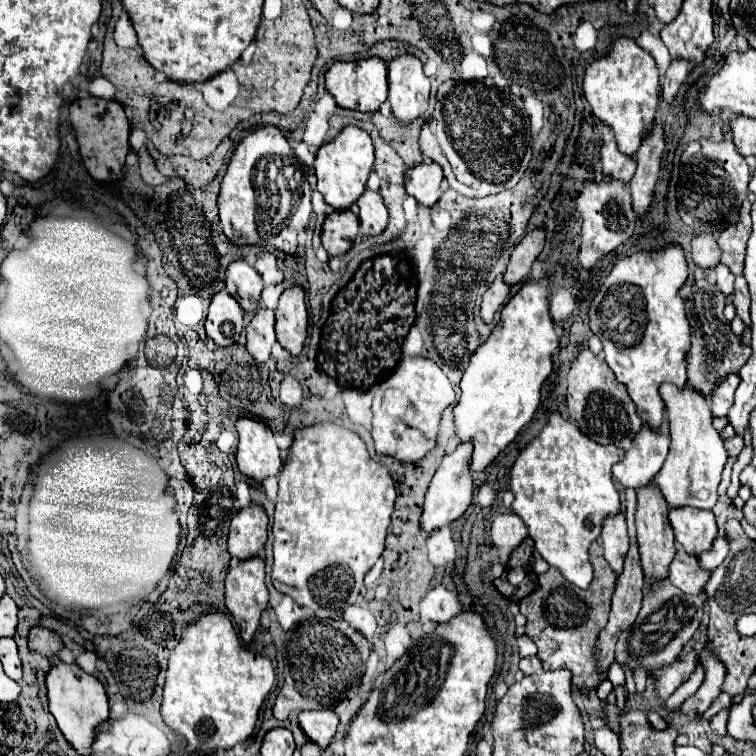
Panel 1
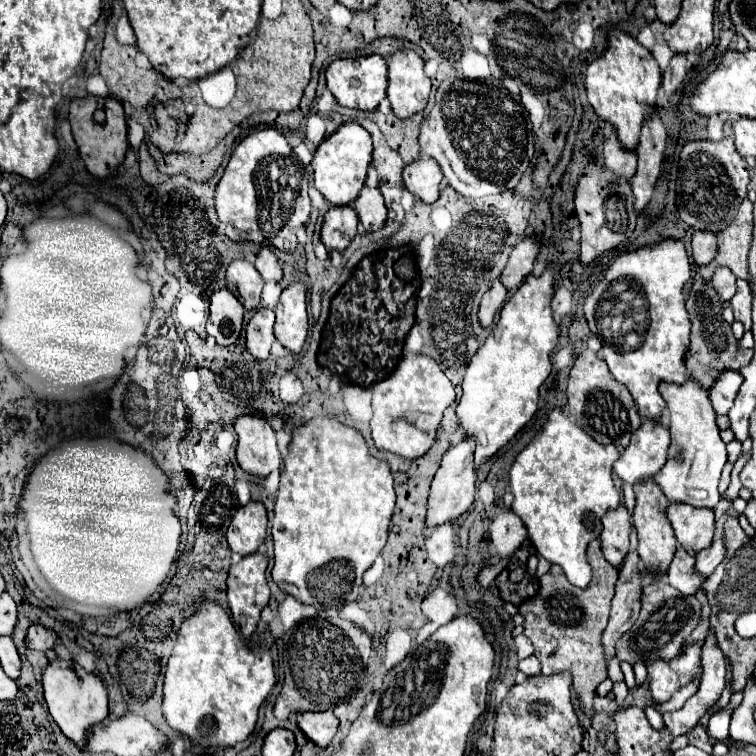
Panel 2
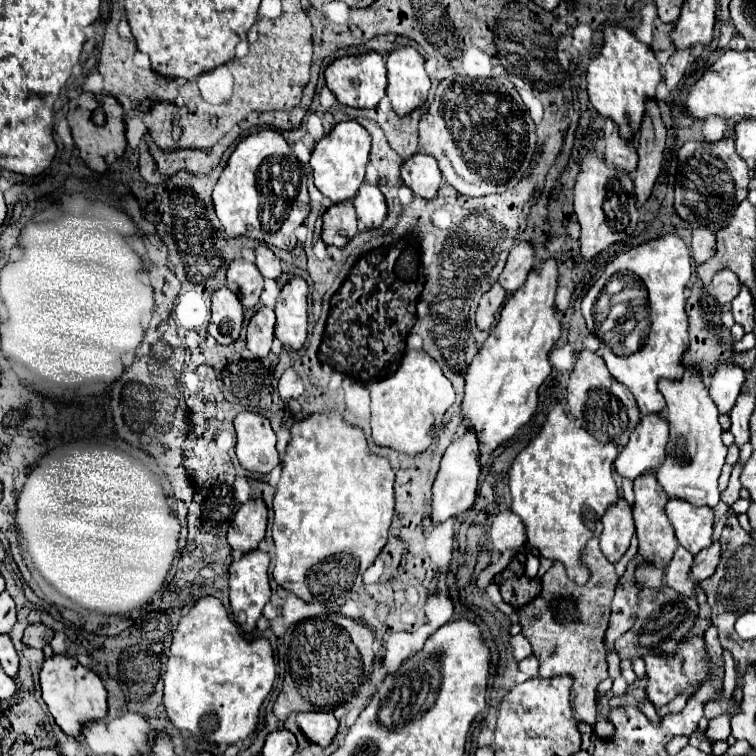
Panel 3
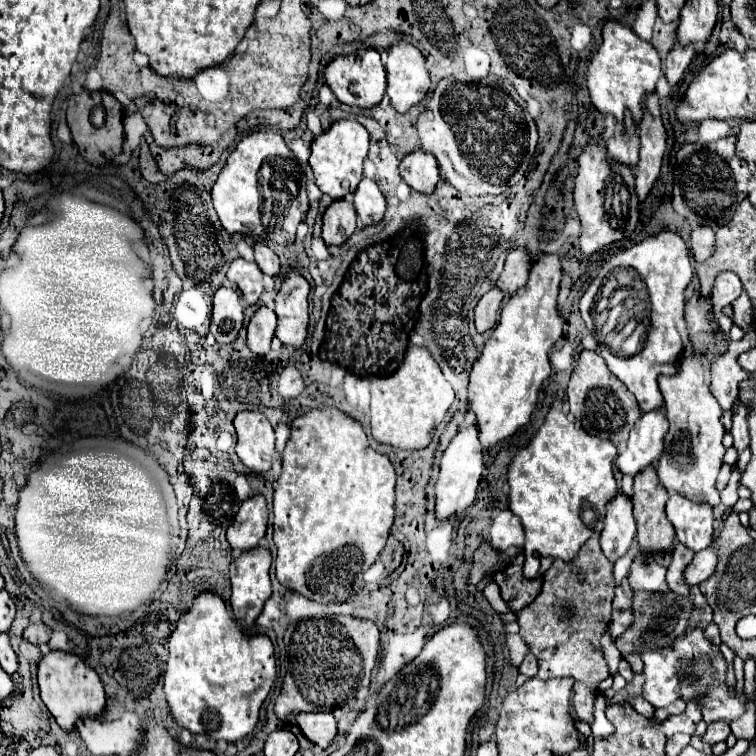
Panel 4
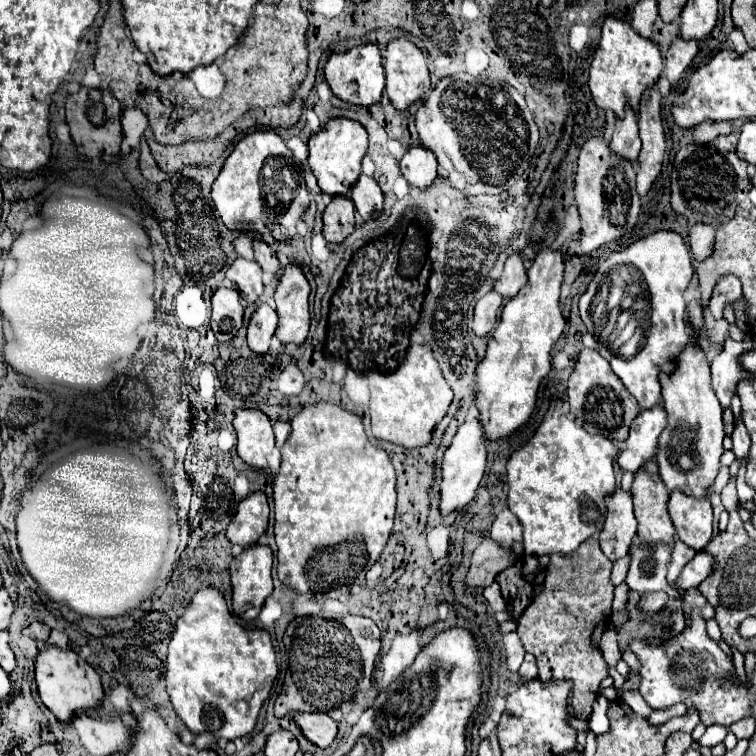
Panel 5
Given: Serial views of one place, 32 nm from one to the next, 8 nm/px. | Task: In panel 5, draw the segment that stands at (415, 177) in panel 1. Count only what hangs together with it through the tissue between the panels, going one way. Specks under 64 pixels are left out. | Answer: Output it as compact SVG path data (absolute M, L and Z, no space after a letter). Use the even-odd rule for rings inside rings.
M412 144L400 160L402 176L418 188L432 184L432 180L436 178L436 166L436 158L422 144Z

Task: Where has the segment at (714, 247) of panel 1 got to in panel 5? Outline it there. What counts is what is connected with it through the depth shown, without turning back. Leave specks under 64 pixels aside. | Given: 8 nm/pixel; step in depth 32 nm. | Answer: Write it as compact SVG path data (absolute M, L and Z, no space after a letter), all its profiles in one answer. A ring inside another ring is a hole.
M694 224L688 228L690 250L696 260L704 260L712 254L714 246L714 228L710 224Z

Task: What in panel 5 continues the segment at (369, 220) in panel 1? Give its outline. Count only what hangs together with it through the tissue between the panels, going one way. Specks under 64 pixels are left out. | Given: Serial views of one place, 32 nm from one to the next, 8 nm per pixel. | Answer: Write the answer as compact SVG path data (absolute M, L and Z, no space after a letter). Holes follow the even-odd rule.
M362 174L360 180L356 182L356 188L352 188L350 194L352 194L352 202L354 202L356 210L360 212L360 216L364 220L370 220L382 212L382 206L384 206L382 190L372 176Z

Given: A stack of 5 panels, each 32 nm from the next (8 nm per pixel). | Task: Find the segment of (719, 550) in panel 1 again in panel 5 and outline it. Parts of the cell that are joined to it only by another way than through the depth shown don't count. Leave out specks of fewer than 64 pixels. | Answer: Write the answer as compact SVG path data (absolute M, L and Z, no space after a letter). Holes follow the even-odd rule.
M698 552L694 556L692 562L688 562L682 570L682 574L678 576L676 580L676 588L678 590L690 590L690 588L696 588L710 572L712 572L712 556L706 554L706 552Z

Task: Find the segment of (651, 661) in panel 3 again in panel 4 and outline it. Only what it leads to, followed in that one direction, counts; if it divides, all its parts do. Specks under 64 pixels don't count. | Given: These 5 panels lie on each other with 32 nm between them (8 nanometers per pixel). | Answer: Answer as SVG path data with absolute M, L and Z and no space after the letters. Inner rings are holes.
M696 624L684 636L678 636L672 646L660 648L660 650L646 650L640 646L640 658L644 662L644 676L646 682L642 686L642 696L648 700L654 708L670 706L676 700L696 702L702 712L702 720L706 724L712 724L716 720L732 722L740 718L746 712L748 698L746 694L738 694L736 688L730 688L724 684L728 664L722 656L722 652L704 636L704 628Z

